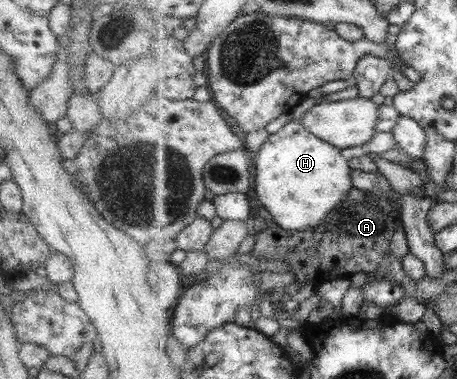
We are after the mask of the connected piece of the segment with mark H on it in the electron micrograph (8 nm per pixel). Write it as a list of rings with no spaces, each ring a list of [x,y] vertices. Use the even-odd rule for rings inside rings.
[[[299,119],[287,122],[278,132],[269,135],[256,153],[253,161],[255,191],[258,199],[271,213],[274,221],[283,229],[301,231],[307,227],[325,227],[329,217],[337,212],[349,191],[353,188],[353,177],[349,161],[341,155],[341,151],[327,140],[319,139],[311,131],[307,130]]]

